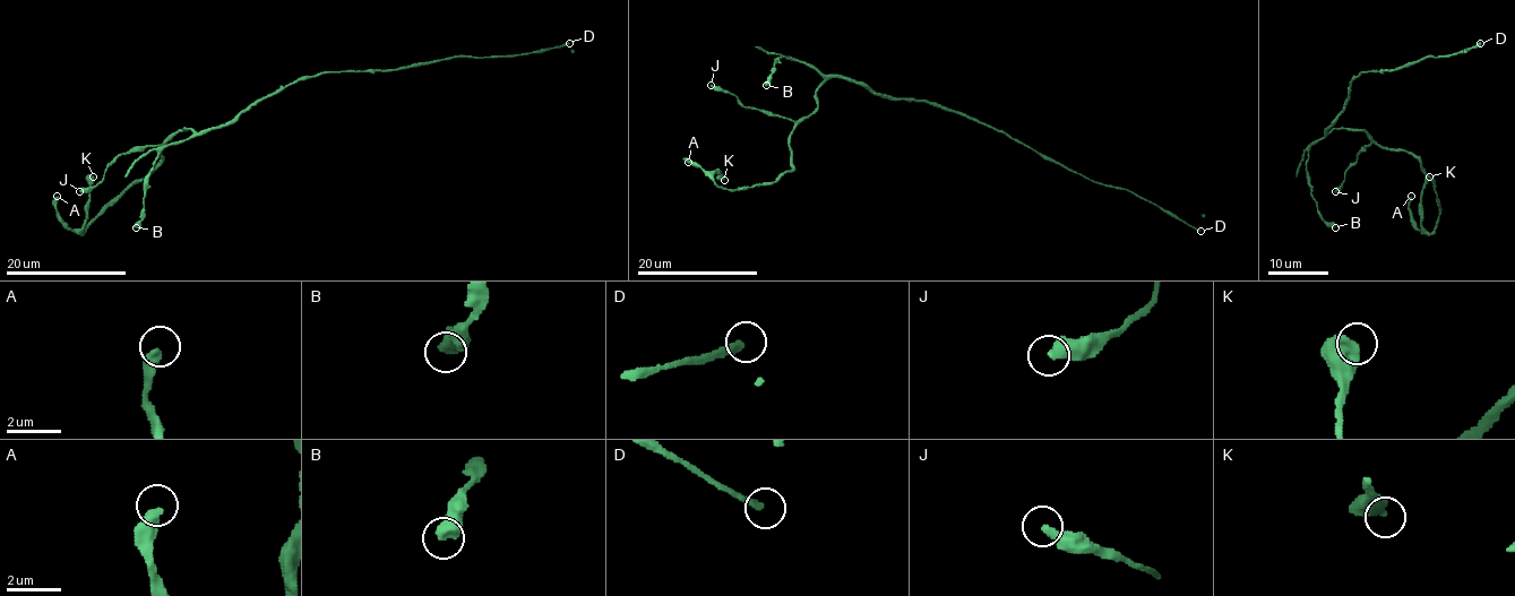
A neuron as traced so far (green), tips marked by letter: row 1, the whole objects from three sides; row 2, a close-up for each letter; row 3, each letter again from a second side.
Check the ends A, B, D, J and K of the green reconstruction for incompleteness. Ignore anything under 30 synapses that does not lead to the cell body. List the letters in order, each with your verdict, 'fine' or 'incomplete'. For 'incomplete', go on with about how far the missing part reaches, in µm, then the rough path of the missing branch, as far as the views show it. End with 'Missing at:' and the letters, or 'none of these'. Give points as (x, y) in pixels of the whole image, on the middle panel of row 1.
A: fine
B: fine
D: fine
J: fine
K: fine
Missing at: none of these

